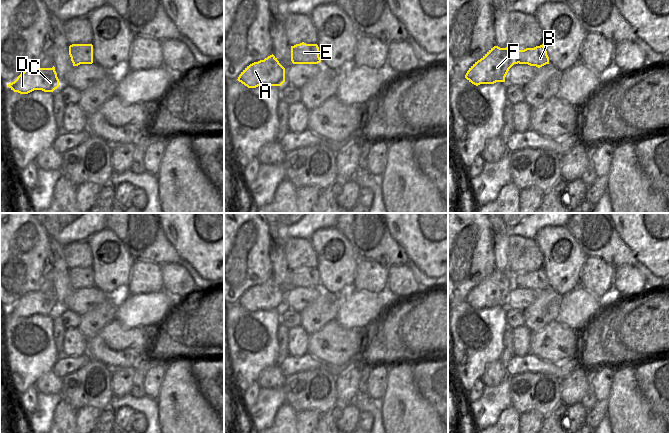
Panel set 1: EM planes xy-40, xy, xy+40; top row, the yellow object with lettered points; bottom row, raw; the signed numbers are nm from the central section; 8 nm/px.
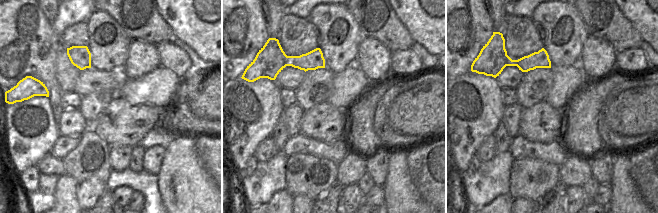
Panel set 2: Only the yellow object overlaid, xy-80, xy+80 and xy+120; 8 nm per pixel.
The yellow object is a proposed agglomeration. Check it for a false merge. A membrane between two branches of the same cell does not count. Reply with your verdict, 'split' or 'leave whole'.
split

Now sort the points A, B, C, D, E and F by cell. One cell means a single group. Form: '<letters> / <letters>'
A C D F / B E

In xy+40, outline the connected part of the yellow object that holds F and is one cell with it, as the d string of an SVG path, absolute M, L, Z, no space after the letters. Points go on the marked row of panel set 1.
M494 46L469 68L465 78L476 86L505 82L505 77L514 64L518 64L516 49Z

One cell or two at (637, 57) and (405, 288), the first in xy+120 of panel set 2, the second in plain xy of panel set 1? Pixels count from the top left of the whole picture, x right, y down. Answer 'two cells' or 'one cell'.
one cell

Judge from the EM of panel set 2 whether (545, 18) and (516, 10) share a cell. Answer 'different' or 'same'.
different

